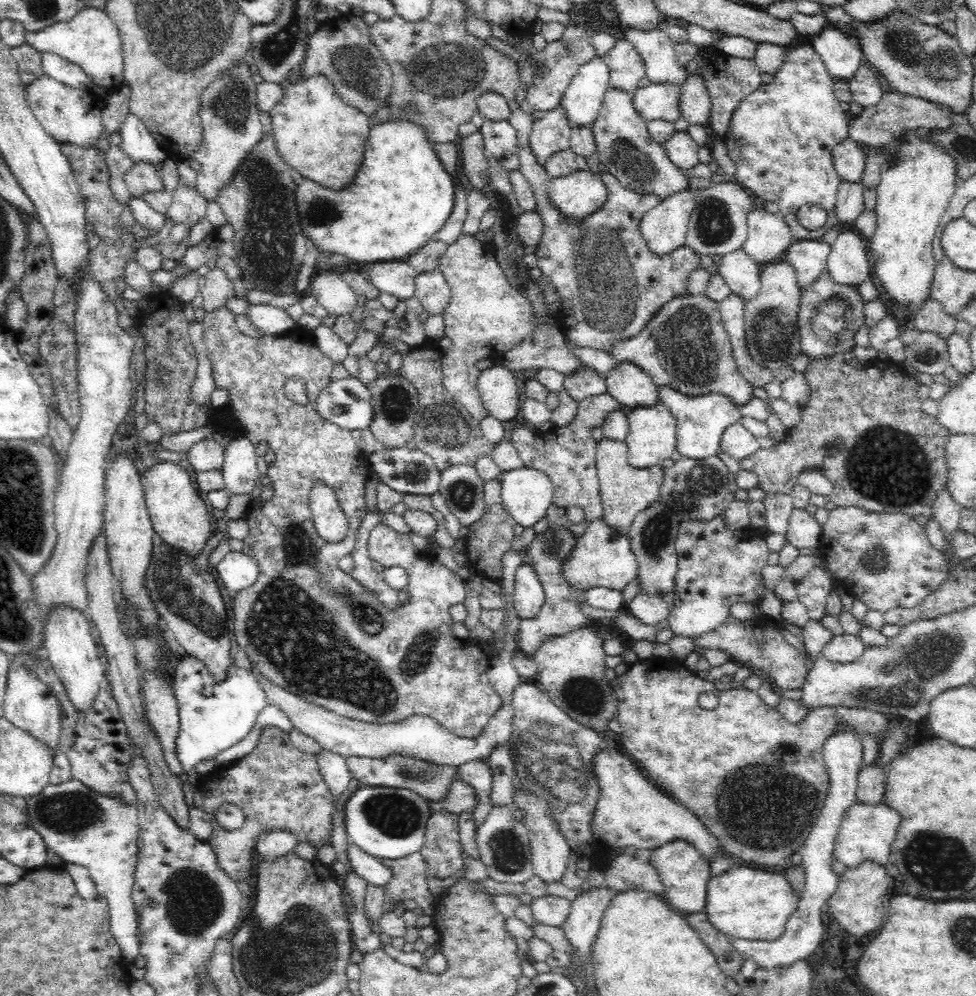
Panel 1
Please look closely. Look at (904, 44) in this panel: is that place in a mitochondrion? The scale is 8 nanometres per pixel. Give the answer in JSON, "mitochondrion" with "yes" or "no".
{"mitochondrion":"yes"}

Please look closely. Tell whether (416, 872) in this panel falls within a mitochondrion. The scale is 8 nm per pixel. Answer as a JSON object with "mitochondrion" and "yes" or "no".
{"mitochondrion":"no"}

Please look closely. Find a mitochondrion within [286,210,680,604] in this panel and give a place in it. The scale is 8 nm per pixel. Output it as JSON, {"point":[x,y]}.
{"point":[609,291]}

